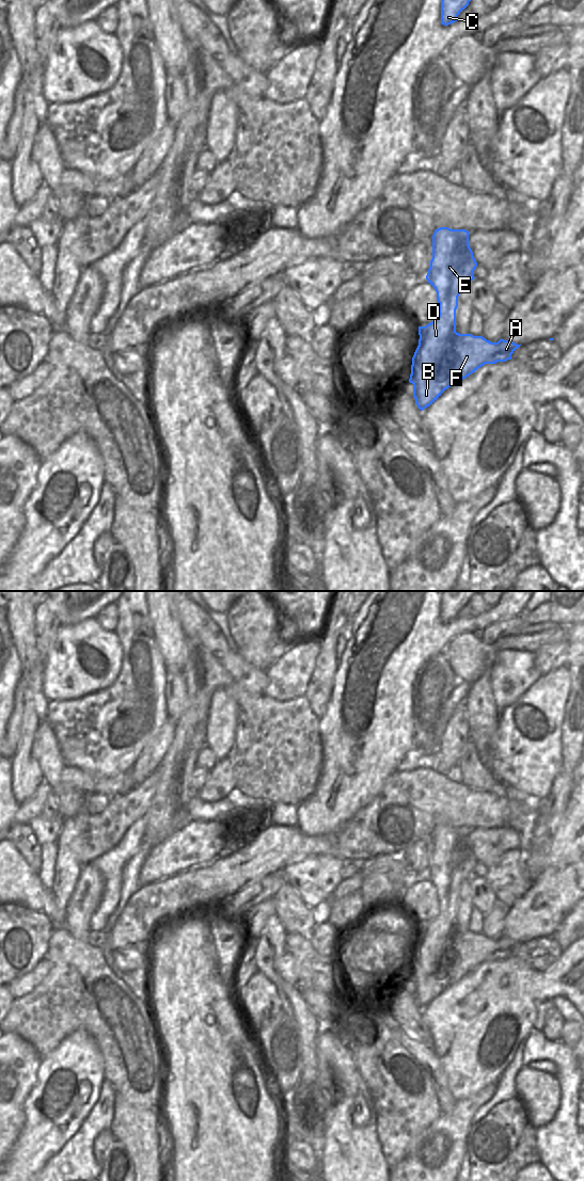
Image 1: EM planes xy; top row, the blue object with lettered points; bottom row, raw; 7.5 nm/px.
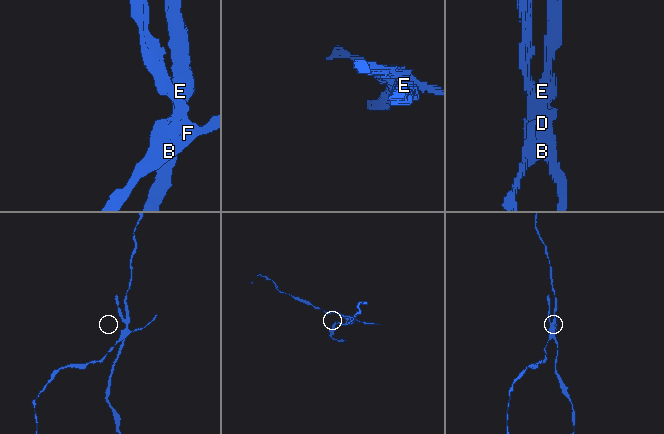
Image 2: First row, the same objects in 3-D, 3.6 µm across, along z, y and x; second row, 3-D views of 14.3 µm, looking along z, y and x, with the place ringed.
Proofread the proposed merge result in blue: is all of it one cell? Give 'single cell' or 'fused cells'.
fused cells

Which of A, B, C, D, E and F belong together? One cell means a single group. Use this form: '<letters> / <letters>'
A F / B C D E

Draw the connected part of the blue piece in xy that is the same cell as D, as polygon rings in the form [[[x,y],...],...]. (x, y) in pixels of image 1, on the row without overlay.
[[[440,825],[432,832],[432,856],[426,873],[437,890],[439,913],[425,923],[426,945],[422,954],[417,981],[413,994],[423,1008],[443,990],[441,979],[435,977],[435,962],[445,945],[445,935],[456,929],[456,907],[460,885],[473,878],[477,860],[469,843],[470,829]]]

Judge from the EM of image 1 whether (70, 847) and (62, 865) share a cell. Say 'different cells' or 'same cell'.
same cell

